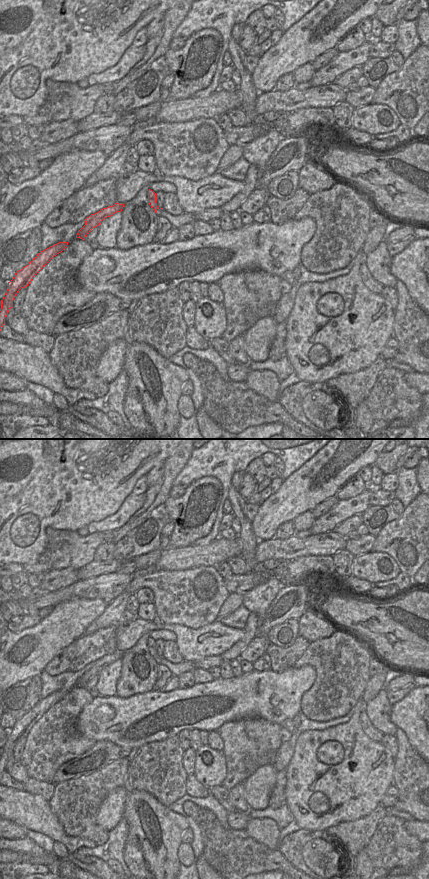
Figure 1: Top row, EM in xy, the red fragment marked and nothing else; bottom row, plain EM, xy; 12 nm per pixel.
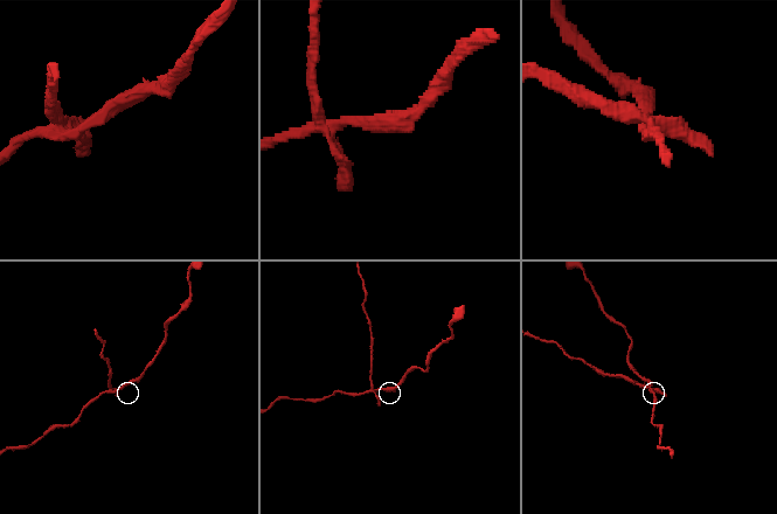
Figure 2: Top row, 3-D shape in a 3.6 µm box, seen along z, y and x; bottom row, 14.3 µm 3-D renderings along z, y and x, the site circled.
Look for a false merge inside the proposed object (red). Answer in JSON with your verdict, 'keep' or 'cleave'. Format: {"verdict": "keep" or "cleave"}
{"verdict": "cleave"}

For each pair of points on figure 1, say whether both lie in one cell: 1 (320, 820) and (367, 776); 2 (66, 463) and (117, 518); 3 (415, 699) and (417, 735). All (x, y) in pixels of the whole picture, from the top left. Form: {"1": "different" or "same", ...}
{"1": "same", "2": "different", "3": "same"}

